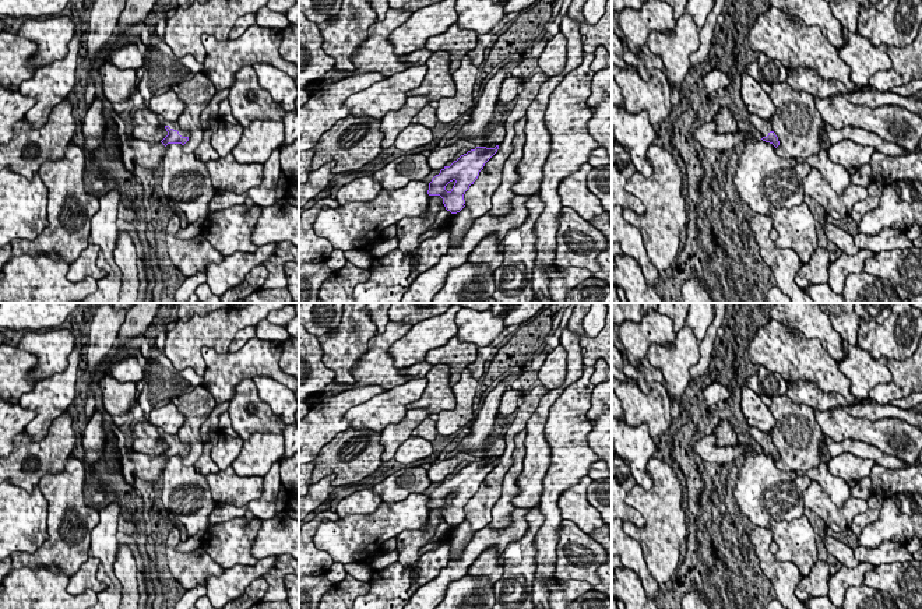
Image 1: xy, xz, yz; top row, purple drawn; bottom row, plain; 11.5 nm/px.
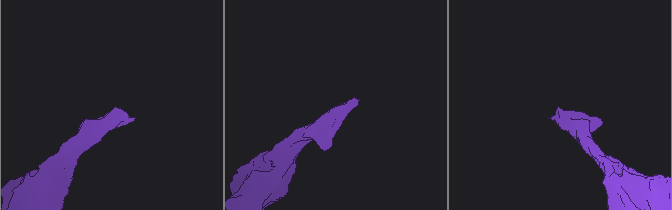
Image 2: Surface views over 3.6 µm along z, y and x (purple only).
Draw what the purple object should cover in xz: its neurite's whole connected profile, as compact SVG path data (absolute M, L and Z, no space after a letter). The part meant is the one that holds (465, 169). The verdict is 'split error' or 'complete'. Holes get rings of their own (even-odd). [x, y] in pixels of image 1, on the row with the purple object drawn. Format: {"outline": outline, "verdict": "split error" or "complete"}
{"outline": "M476 147L444 166L429 183L429 196L440 196L447 211L460 212L465 205L464 194L478 179L485 163L497 152L495 148Z", "verdict": "complete"}

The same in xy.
{"outline": "M163 120L162 124L165 126L168 135L161 141L165 147L168 144L182 144L184 145L189 141L189 131L182 130L177 122L166 122Z", "verdict": "split error"}

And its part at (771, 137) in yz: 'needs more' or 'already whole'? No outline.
needs more

